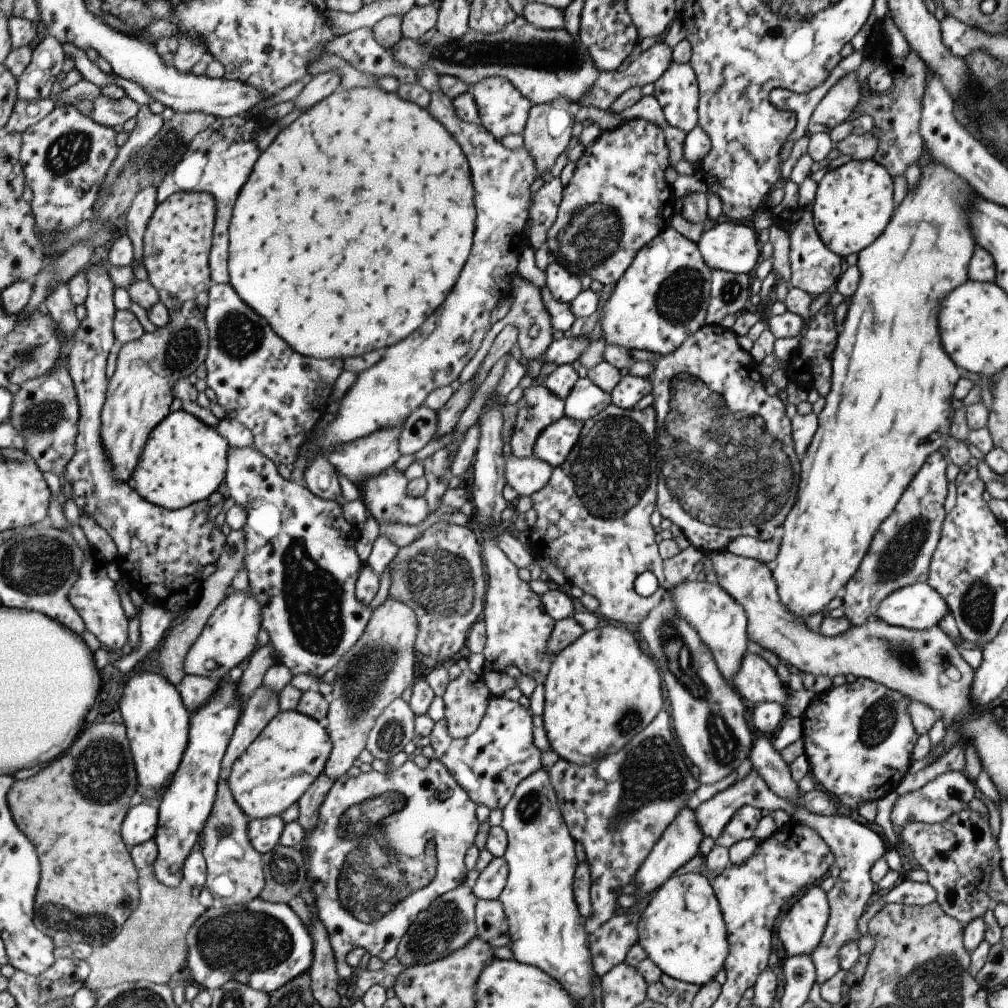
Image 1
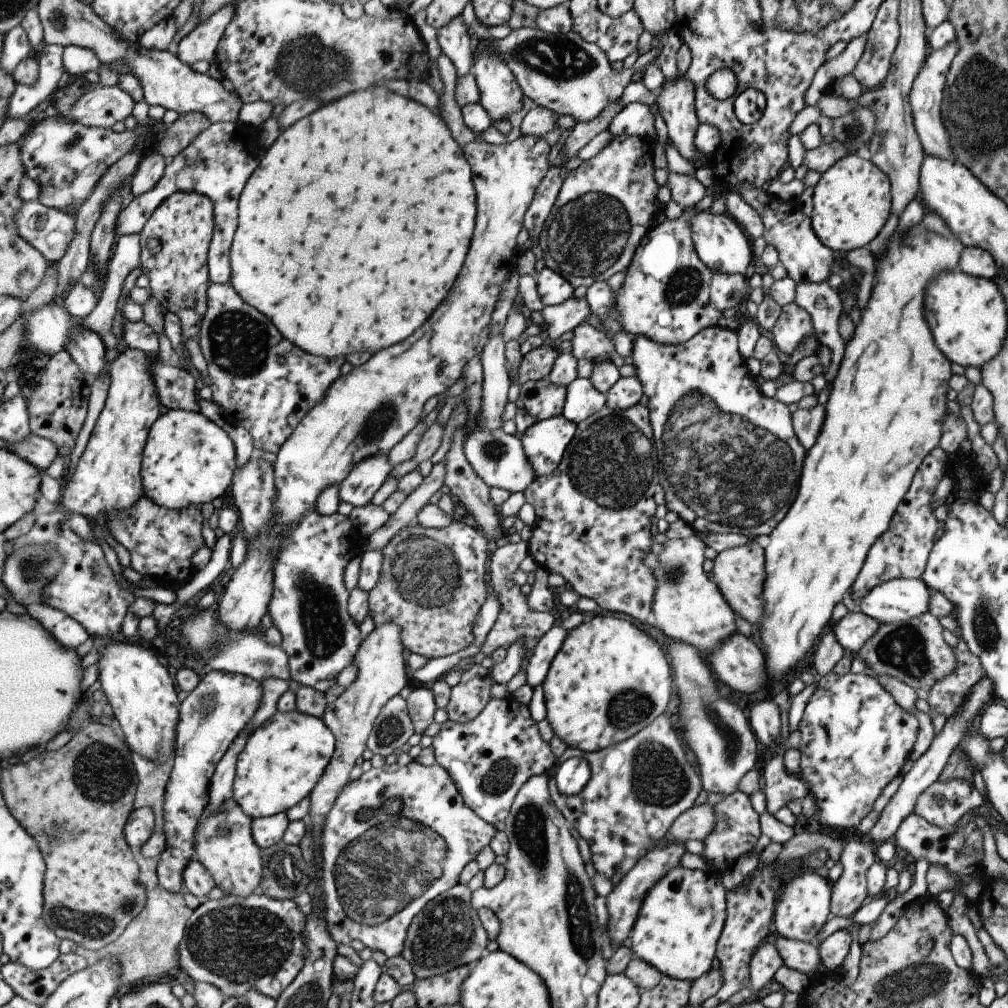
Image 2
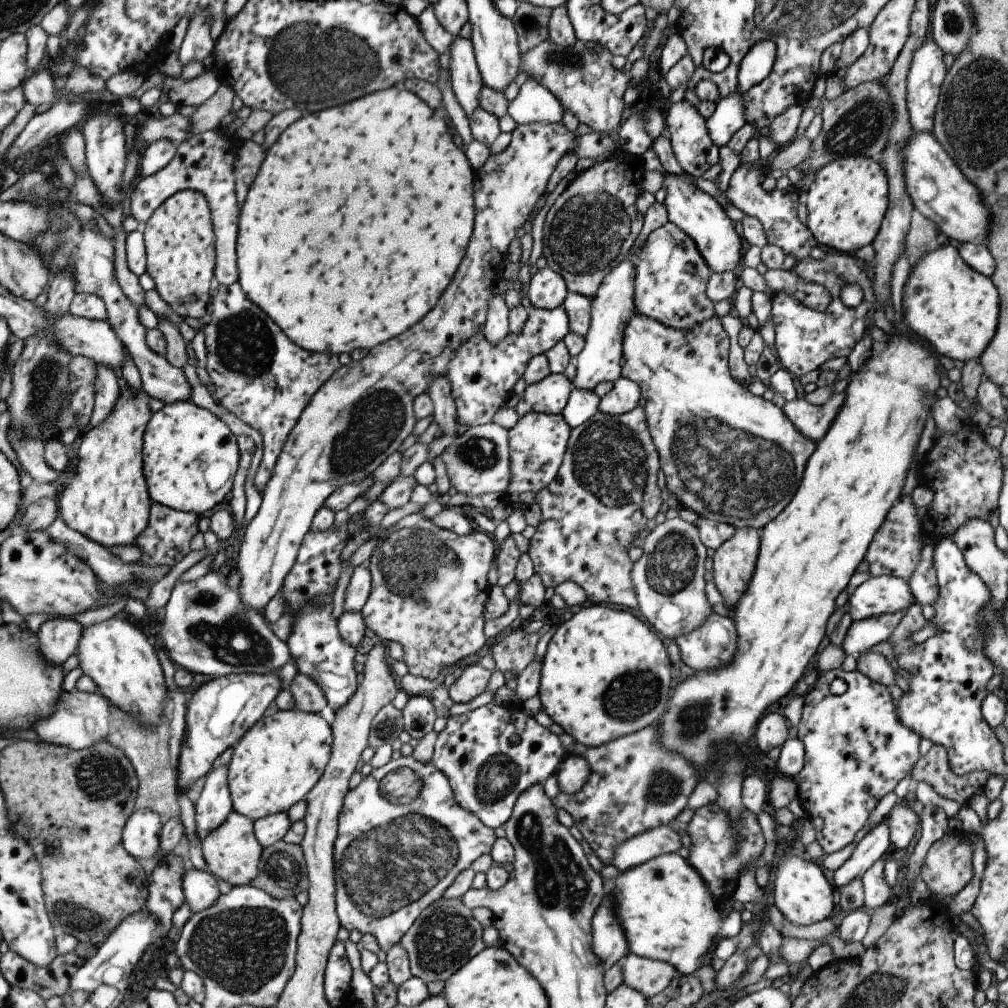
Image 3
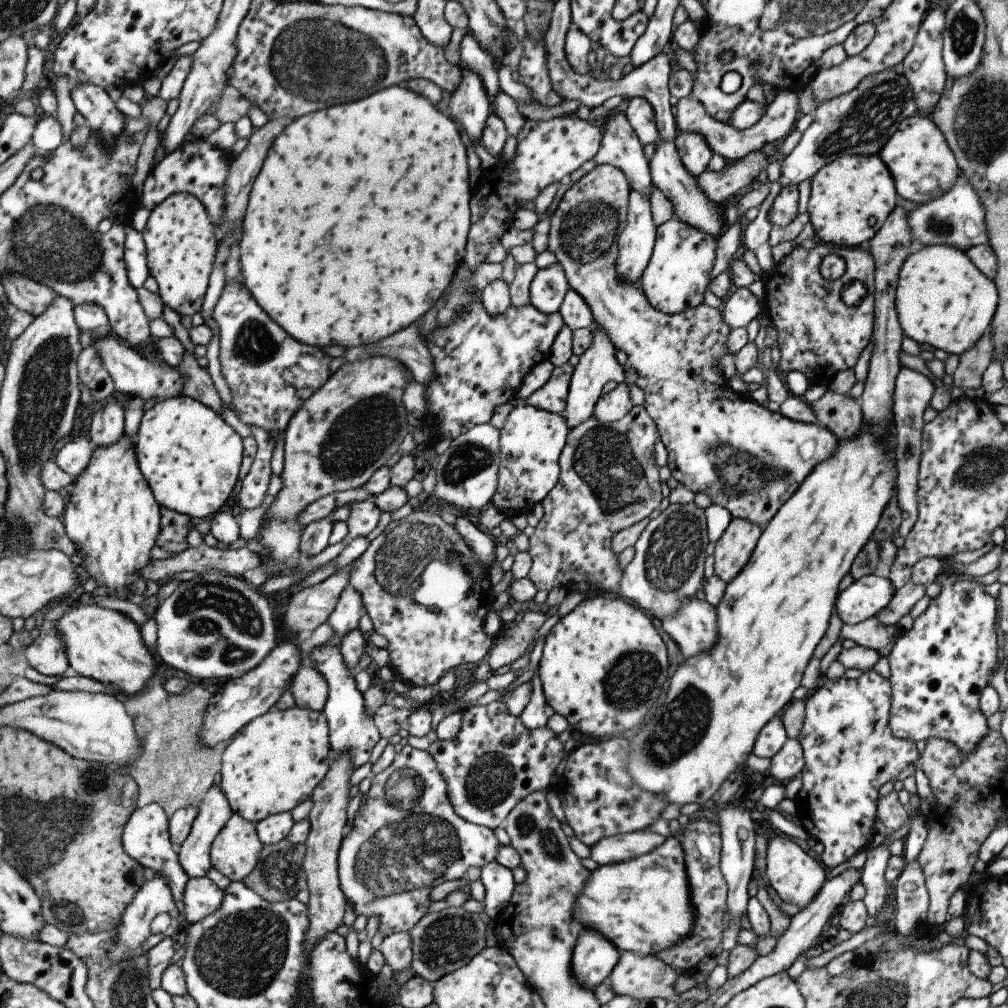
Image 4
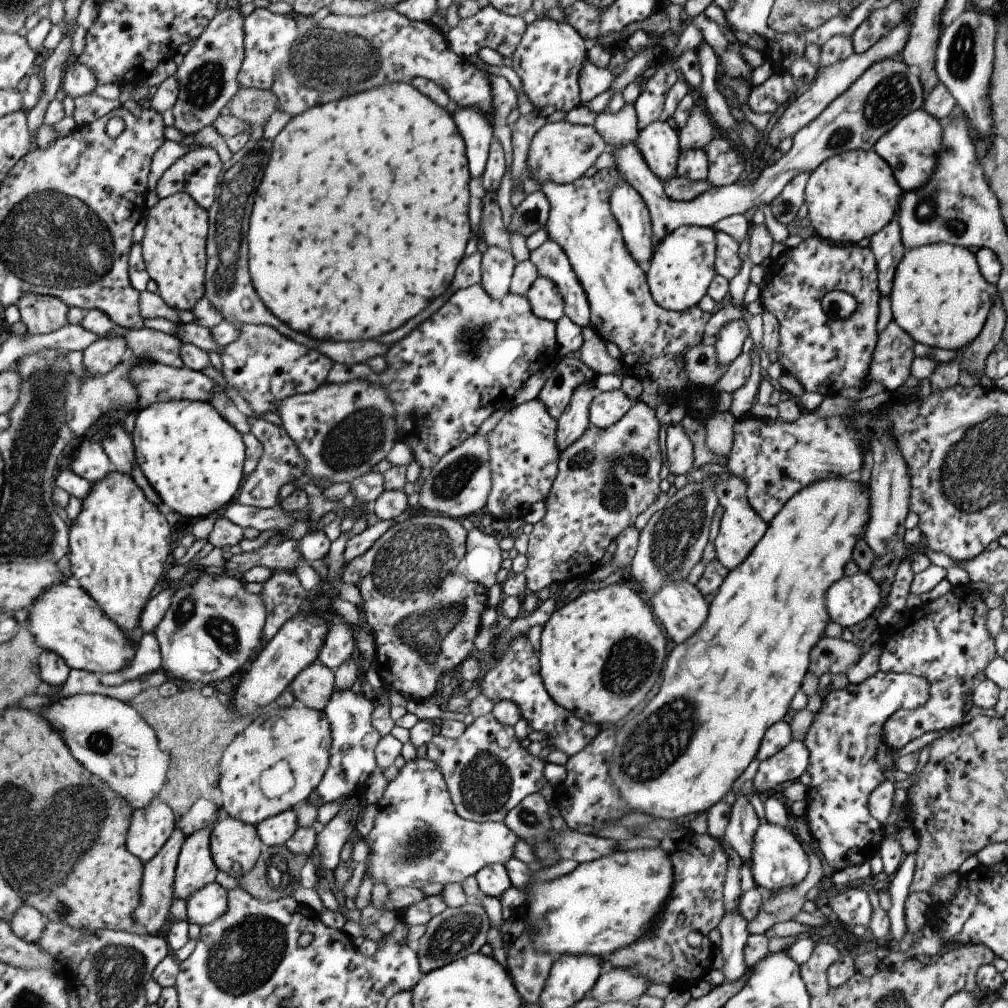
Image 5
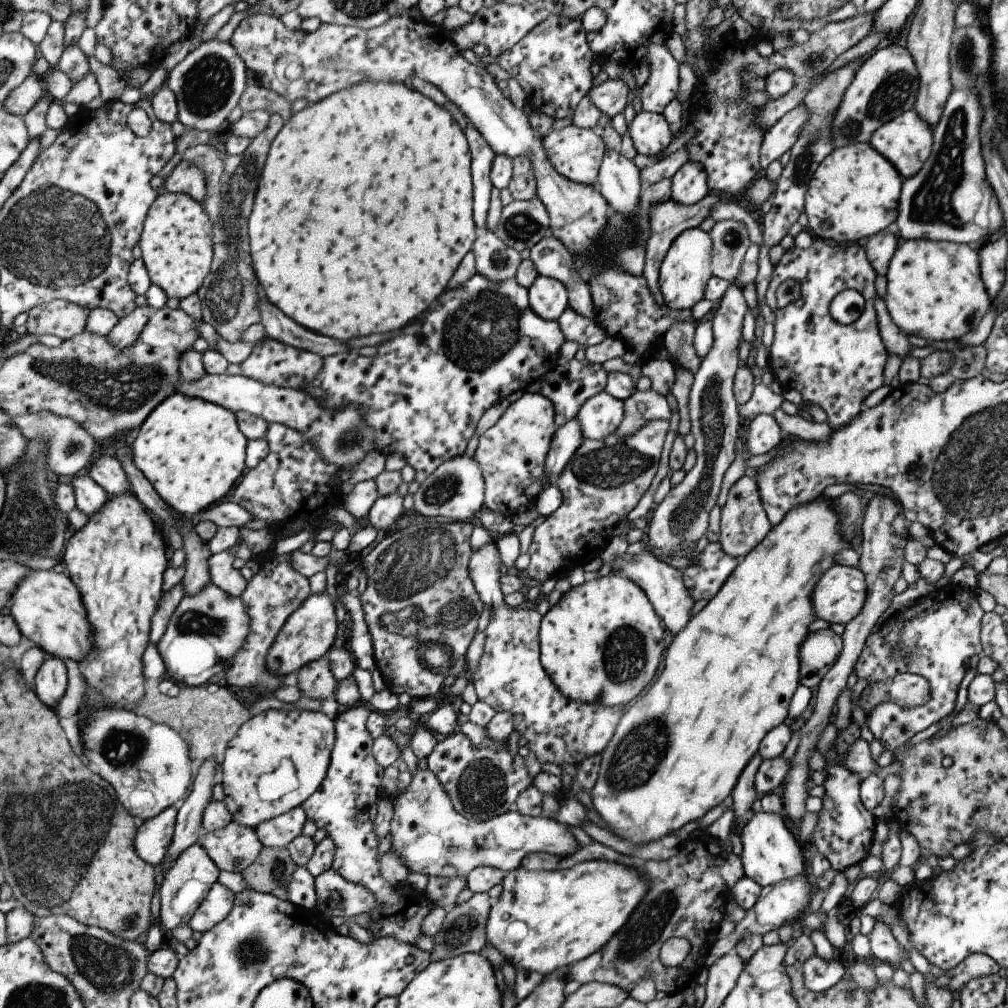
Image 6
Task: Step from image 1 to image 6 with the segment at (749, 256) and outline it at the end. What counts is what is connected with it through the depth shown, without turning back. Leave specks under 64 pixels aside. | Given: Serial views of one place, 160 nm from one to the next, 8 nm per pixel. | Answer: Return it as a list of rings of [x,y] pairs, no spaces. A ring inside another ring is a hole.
[[[636,109],[627,127],[631,144],[643,156],[658,156],[673,138],[667,121],[655,113]]]

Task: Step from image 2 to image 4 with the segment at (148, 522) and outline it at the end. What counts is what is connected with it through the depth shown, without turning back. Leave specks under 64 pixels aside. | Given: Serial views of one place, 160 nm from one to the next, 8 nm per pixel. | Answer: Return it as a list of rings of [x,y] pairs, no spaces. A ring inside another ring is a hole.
[[[163,507],[161,510],[161,532],[157,546],[164,548],[172,555],[179,554],[187,549],[187,542],[185,536],[191,528],[189,518],[186,514],[171,510],[170,508]]]

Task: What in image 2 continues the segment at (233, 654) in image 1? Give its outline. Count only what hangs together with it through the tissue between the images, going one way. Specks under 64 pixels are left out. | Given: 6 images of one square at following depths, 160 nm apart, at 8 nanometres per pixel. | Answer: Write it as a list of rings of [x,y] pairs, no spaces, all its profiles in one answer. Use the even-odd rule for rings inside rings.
[[[519,135],[515,140],[495,145],[487,144],[477,138],[461,146],[465,160],[472,172],[472,185],[475,191],[476,215],[471,242],[465,255],[461,270],[450,286],[445,298],[431,312],[429,318],[401,342],[392,344],[374,352],[367,362],[353,367],[345,375],[339,375],[327,389],[323,400],[317,403],[299,421],[295,430],[276,452],[273,480],[276,488],[274,497],[274,513],[270,522],[247,543],[244,561],[231,574],[231,579],[224,586],[222,596],[218,598],[219,618],[232,630],[240,633],[242,629],[257,630],[260,620],[266,614],[266,608],[272,593],[272,558],[280,547],[284,532],[295,524],[308,508],[314,508],[316,498],[321,490],[329,485],[338,485],[347,476],[356,462],[369,455],[389,452],[402,436],[415,426],[422,414],[425,400],[437,396],[447,390],[451,384],[462,376],[462,370],[473,357],[477,357],[489,332],[489,319],[493,312],[493,304],[501,292],[501,284],[508,273],[514,268],[519,251],[515,244],[515,236],[523,226],[524,212],[529,206],[540,178],[549,168],[547,154],[549,144],[542,138]]]

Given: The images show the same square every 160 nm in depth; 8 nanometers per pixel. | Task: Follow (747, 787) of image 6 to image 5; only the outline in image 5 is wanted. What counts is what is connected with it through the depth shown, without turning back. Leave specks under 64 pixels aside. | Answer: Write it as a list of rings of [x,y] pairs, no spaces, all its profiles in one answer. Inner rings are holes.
[[[737,795],[735,802],[730,806],[729,818],[723,836],[750,871],[752,868],[753,835],[758,826],[757,816],[751,804],[744,796]]]

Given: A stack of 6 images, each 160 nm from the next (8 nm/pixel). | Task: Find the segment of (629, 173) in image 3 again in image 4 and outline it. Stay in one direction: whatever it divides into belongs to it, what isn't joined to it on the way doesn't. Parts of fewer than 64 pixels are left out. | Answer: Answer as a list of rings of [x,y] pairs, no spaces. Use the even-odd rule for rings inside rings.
[[[595,165],[594,168],[583,175],[580,179],[574,182],[562,194],[561,200],[557,204],[553,213],[550,214],[550,227],[548,231],[547,250],[556,256],[556,261],[563,269],[568,288],[573,289],[587,303],[593,315],[595,324],[602,328],[607,338],[613,343],[616,350],[622,350],[626,354],[626,362],[622,366],[624,372],[624,382],[626,384],[635,384],[641,392],[643,392],[643,408],[649,415],[649,418],[654,422],[658,438],[660,438],[667,452],[666,466],[670,470],[672,476],[679,484],[683,484],[687,490],[691,490],[694,494],[701,492],[709,497],[711,505],[719,505],[723,507],[733,519],[748,520],[751,524],[757,525],[763,529],[769,522],[769,519],[777,512],[777,509],[797,490],[797,487],[802,483],[802,480],[811,472],[811,469],[825,458],[831,456],[831,452],[835,450],[837,440],[833,438],[834,434],[829,432],[825,427],[819,426],[814,420],[811,424],[798,423],[794,420],[789,420],[784,417],[779,411],[769,411],[764,404],[755,403],[751,398],[746,398],[740,393],[732,391],[727,385],[726,378],[716,371],[716,363],[723,356],[729,354],[726,345],[726,340],[731,330],[727,323],[721,320],[721,315],[718,309],[701,304],[692,309],[687,309],[683,312],[666,315],[659,312],[657,309],[651,308],[647,302],[645,295],[642,293],[637,284],[623,283],[617,276],[615,264],[618,255],[617,237],[623,230],[626,223],[626,212],[628,209],[628,194],[630,191],[629,183],[625,178],[622,170],[611,165]]]

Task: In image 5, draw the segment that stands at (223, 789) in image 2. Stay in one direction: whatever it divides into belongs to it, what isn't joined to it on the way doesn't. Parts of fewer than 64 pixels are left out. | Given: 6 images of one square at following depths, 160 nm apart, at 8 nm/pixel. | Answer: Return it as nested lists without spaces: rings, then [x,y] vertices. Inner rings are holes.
[[[213,826],[196,830],[181,843],[177,857],[177,876],[174,884],[175,898],[187,900],[201,885],[214,880],[217,872],[209,848]]]

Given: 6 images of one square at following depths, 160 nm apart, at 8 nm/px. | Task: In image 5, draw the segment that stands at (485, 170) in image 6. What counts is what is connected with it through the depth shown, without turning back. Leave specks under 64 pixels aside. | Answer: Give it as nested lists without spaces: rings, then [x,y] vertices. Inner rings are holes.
[[[459,107],[452,112],[451,116],[464,142],[468,173],[473,178],[479,178],[482,175],[488,148],[493,139],[492,124],[483,113],[469,107]]]

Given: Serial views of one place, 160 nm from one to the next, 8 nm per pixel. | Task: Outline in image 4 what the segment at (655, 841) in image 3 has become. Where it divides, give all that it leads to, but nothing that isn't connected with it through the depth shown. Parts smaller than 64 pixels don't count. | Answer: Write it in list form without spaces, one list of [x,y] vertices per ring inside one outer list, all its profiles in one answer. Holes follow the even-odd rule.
[[[647,829],[621,833],[599,839],[590,848],[590,858],[599,865],[620,863],[651,852],[664,840],[663,835]]]

